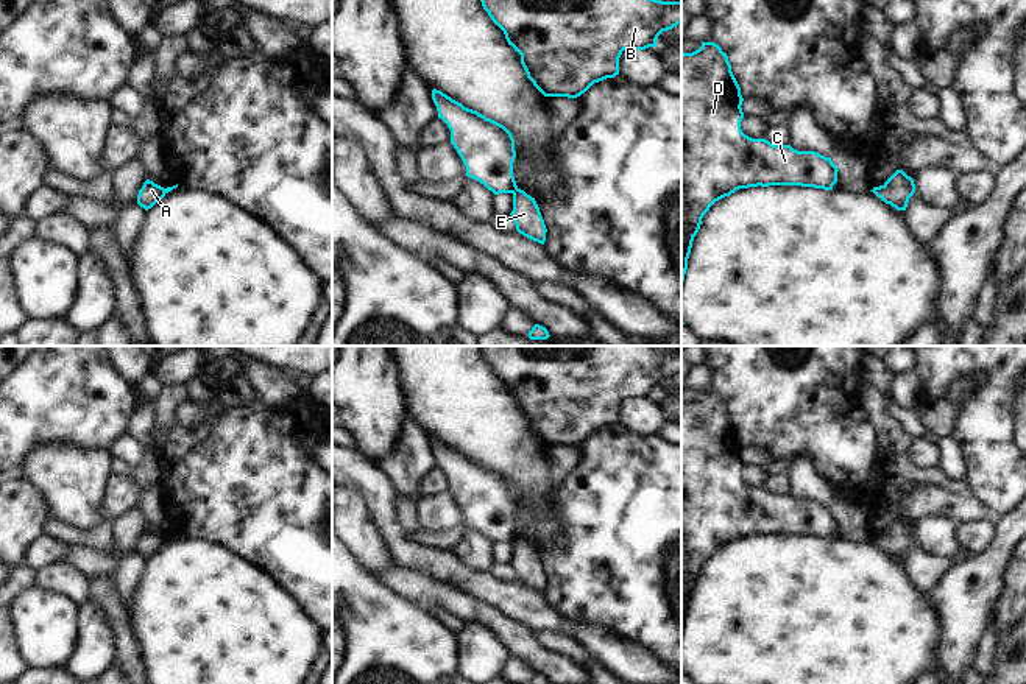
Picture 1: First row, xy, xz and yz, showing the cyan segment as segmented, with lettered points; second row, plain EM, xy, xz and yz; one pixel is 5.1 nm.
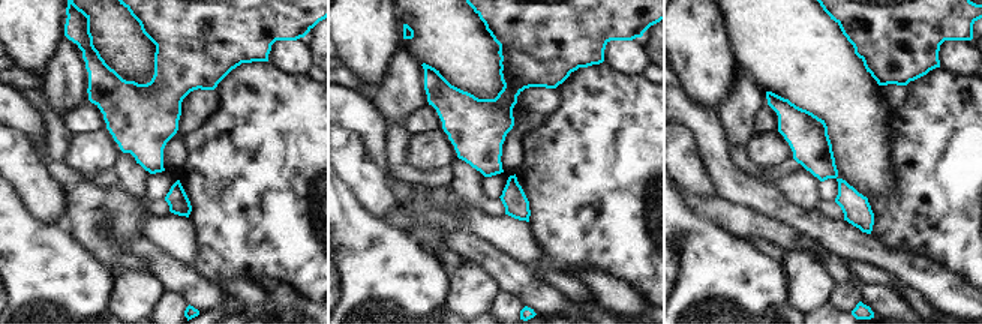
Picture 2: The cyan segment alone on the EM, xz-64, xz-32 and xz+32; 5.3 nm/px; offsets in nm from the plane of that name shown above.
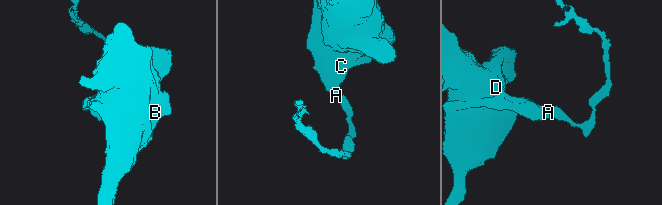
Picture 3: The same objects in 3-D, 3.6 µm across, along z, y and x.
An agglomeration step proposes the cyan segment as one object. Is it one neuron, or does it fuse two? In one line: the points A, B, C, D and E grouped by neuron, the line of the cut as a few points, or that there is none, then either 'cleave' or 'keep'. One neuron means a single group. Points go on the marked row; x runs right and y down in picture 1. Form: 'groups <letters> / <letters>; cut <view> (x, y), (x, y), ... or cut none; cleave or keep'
groups A B C D / E; cut xz (516, 187), (512, 192); cleave

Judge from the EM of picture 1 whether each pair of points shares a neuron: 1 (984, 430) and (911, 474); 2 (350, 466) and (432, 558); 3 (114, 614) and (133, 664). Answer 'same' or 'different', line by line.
1: different
2: same
3: same

